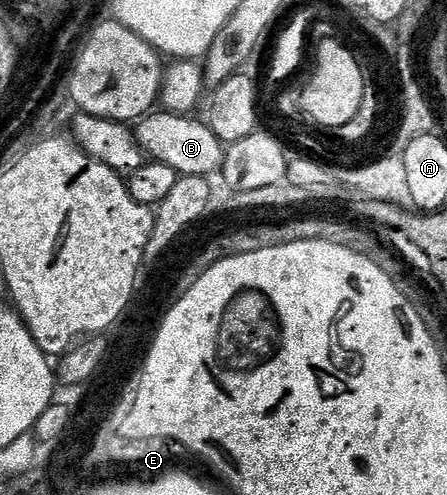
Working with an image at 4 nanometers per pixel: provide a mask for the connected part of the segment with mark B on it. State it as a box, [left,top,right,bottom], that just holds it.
[134,111,226,177]

